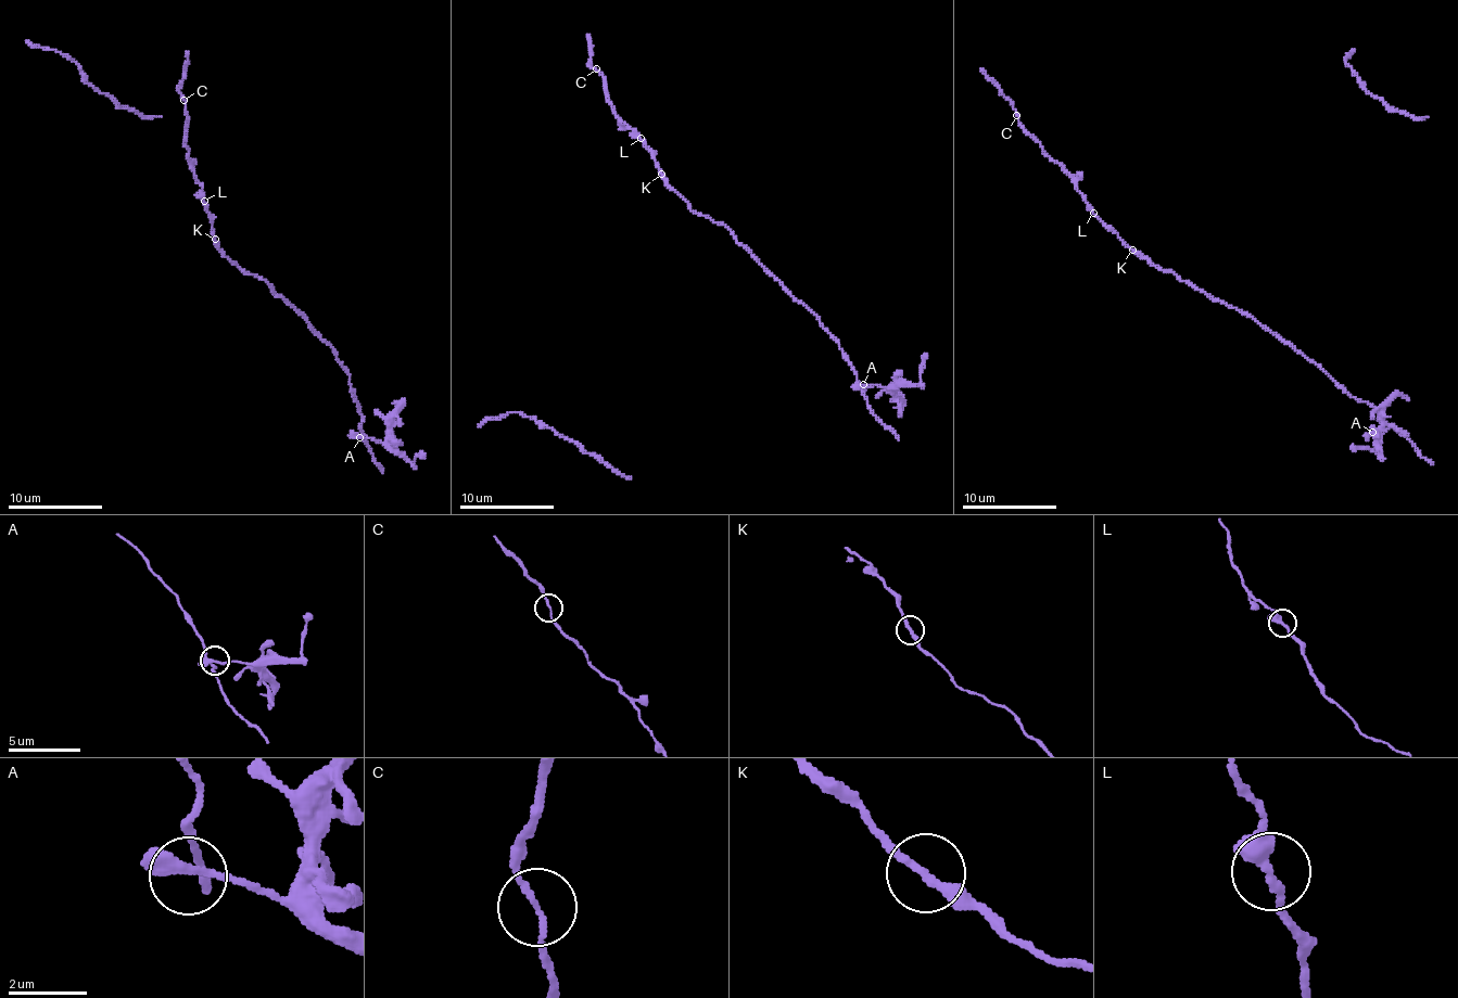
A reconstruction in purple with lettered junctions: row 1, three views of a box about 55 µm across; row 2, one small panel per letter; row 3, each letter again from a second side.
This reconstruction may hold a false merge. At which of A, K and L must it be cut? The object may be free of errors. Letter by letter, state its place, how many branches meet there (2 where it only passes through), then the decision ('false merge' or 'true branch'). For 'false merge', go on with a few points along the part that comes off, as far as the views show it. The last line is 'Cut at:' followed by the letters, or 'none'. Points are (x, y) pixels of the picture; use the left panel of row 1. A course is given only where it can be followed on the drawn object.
A: place (359, 437); branches 2; true branch
K: place (215, 239); branches 2; true branch
L: place (204, 201); branches 2; true branch
Cut at: none

